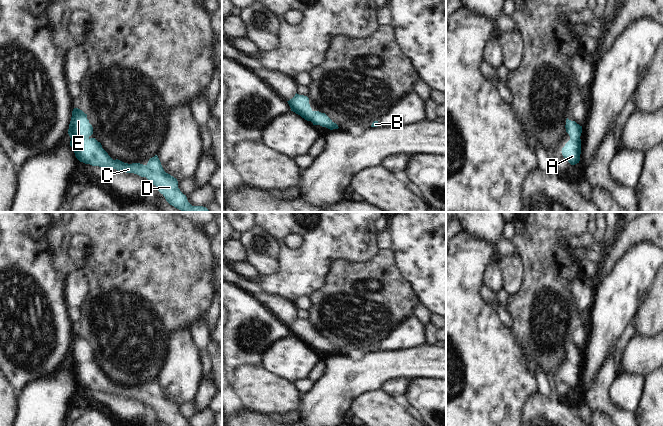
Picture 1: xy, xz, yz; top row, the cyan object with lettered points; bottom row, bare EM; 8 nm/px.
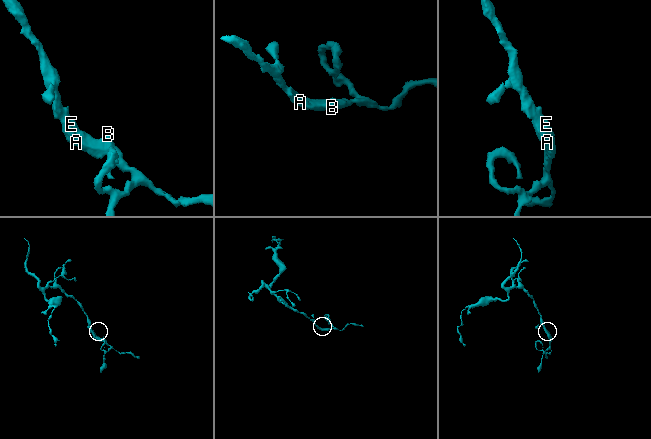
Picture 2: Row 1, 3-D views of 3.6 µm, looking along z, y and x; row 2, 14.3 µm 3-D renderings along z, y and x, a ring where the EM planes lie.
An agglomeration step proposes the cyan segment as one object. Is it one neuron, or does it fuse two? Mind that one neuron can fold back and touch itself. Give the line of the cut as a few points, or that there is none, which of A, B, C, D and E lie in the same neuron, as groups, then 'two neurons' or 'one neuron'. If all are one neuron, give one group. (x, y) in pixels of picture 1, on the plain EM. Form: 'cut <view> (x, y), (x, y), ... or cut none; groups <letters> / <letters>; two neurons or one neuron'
cut none; groups A B C D E; one neuron

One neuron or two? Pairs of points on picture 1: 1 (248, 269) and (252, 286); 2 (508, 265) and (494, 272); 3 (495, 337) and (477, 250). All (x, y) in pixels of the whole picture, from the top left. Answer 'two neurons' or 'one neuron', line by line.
1: two neurons
2: two neurons
3: one neuron

